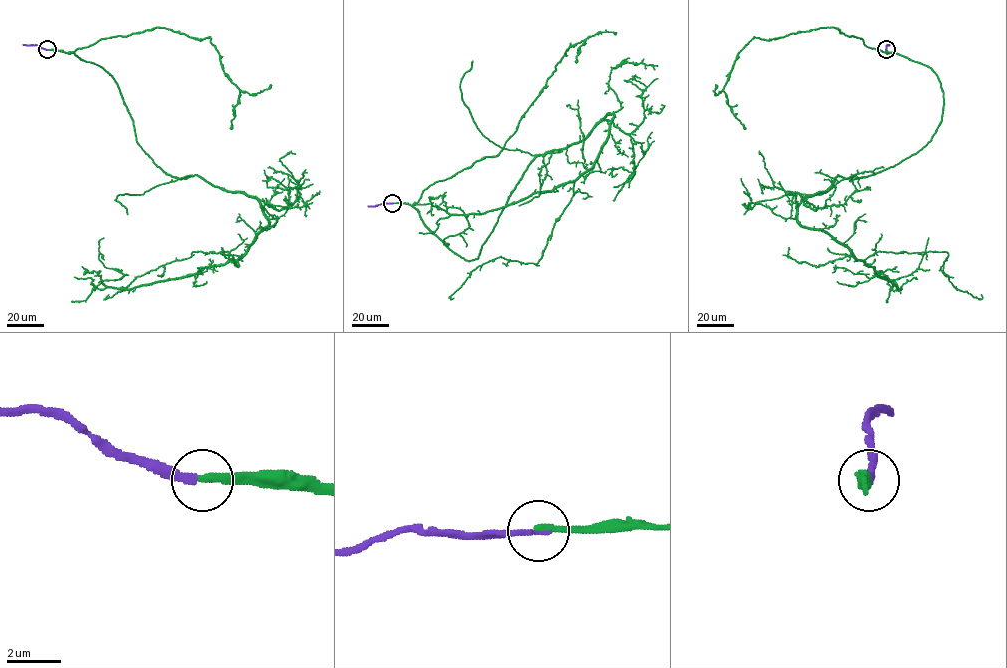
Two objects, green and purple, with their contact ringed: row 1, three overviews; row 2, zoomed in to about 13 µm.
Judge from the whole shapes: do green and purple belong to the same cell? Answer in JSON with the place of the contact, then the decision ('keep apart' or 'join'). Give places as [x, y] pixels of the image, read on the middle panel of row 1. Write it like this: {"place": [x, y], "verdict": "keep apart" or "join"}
{"place": [392, 203], "verdict": "keep apart"}

